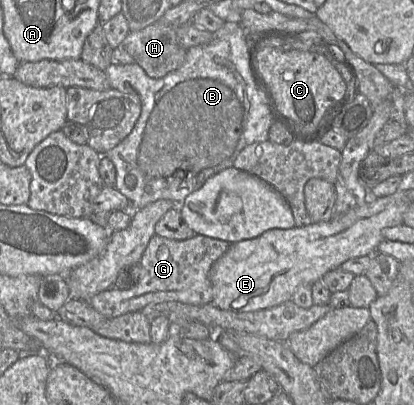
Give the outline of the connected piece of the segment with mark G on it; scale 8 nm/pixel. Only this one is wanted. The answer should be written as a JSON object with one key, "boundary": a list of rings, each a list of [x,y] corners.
{"boundary":[[[153,235],[139,262],[141,275],[138,283],[127,290],[110,288],[86,301],[107,318],[129,312],[146,312],[152,306],[177,301],[191,305],[205,305],[213,301],[213,289],[209,279],[212,265],[228,250],[227,241],[195,235],[186,240],[167,239]]]}

